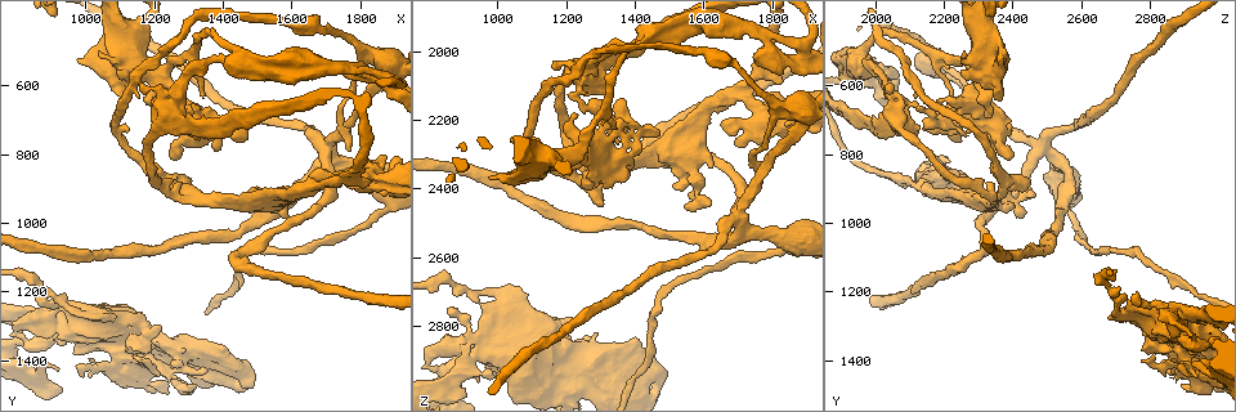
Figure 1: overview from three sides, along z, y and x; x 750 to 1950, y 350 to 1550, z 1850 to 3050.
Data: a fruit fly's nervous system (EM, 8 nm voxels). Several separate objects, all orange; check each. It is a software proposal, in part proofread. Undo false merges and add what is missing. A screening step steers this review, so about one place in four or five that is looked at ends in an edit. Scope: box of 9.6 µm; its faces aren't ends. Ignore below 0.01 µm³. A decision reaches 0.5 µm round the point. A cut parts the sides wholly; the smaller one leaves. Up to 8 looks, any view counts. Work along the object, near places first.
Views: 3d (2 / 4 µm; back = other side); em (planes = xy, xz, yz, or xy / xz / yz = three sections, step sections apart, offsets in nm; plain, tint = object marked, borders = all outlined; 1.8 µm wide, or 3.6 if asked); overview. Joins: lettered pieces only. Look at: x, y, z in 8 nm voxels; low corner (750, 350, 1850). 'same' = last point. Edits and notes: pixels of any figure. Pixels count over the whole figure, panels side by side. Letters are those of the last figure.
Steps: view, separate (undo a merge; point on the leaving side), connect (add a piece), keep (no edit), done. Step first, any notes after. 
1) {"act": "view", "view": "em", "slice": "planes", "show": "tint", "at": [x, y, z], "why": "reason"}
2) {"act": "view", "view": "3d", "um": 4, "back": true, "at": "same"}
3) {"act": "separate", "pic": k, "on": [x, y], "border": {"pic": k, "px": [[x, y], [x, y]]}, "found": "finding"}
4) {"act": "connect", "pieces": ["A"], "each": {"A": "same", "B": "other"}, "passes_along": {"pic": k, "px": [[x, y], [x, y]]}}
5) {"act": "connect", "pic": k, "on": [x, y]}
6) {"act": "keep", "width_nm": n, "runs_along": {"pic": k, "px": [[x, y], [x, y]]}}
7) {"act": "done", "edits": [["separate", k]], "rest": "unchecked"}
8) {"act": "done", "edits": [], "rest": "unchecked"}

{"act": "view", "view": "3d", "um": 2, "at": [1690, 880, 2120], "why": "three-way junction"}

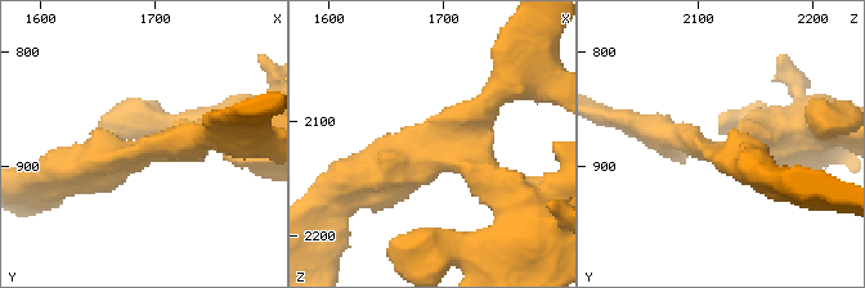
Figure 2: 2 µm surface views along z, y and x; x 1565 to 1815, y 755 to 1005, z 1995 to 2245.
{"act": "view", "view": "em", "slice": "planes", "show": "borders", "at": [1696, 890, 2130], "why": "now the EM"}

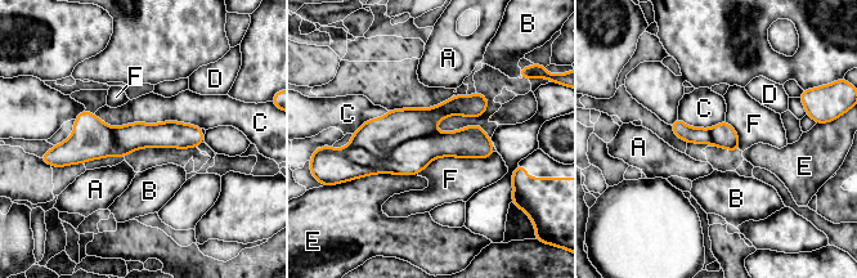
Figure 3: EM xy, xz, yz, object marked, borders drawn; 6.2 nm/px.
{"act": "keep", "each": {"A": "other", "B": "other", "C": "other", "D": "other", "E": "other", "F": "other"}, "runs_along": {"pic": 3, "px": [[200, 133], [66, 148]]}, "found": "one neuron here"}

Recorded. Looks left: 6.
{"act": "view", "view": "em", "slice": "planes", "show": "tint", "at": [1680, 440, 2030], "why": "calibre changes"}

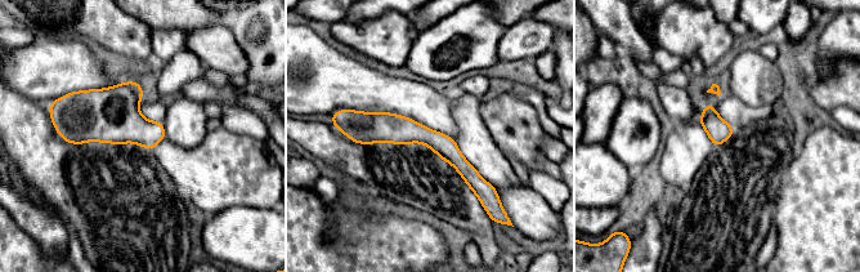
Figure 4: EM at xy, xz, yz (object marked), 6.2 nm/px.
{"act": "view", "view": "em", "slice": "planes", "show": "borders", "at": "same"}

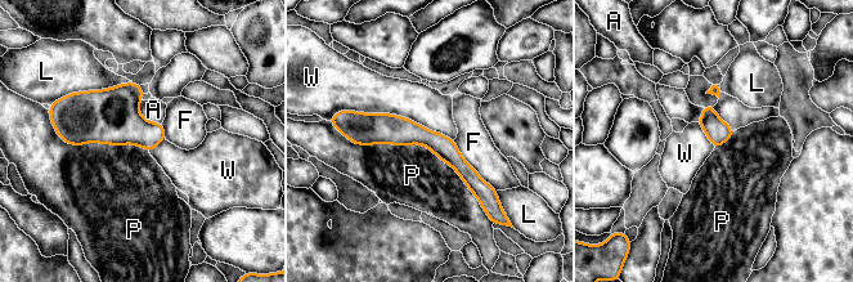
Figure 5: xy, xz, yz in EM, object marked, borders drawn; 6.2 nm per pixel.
{"act": "keep", "each": {"A": "other", "F": "other", "L": "other", "P": "other", "W": "other"}, "runs_along": {"pic": 5, "px": [[353, 133], [423, 135], [488, 189]]}, "found": "continuous, no second neuron"}

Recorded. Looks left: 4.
{"act": "view", "view": "em", "um": 3.6, "slice": "planes", "show": "borders", "at": [1260, 890, 2370], "why": "sharp bend"}

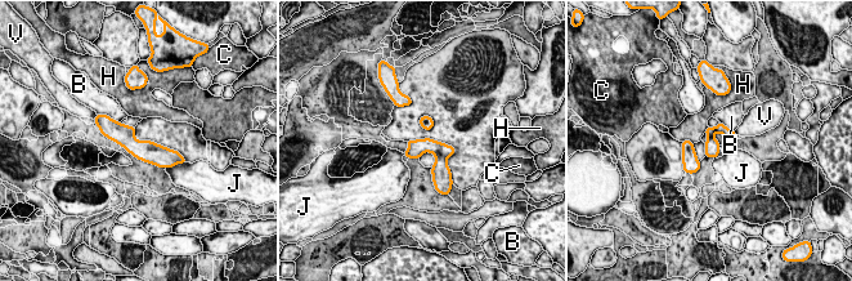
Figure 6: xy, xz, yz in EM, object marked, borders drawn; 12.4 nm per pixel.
{"act": "keep", "width_nm": 190, "longest_contact_nm": ["B", 260], "each": {"B": "other", "C": "other", "H": "other", "J": "other", "V": "other"}, "found": "one neuron here"}

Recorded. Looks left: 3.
{"act": "done", "edits": [], "rest": "unchecked"}

